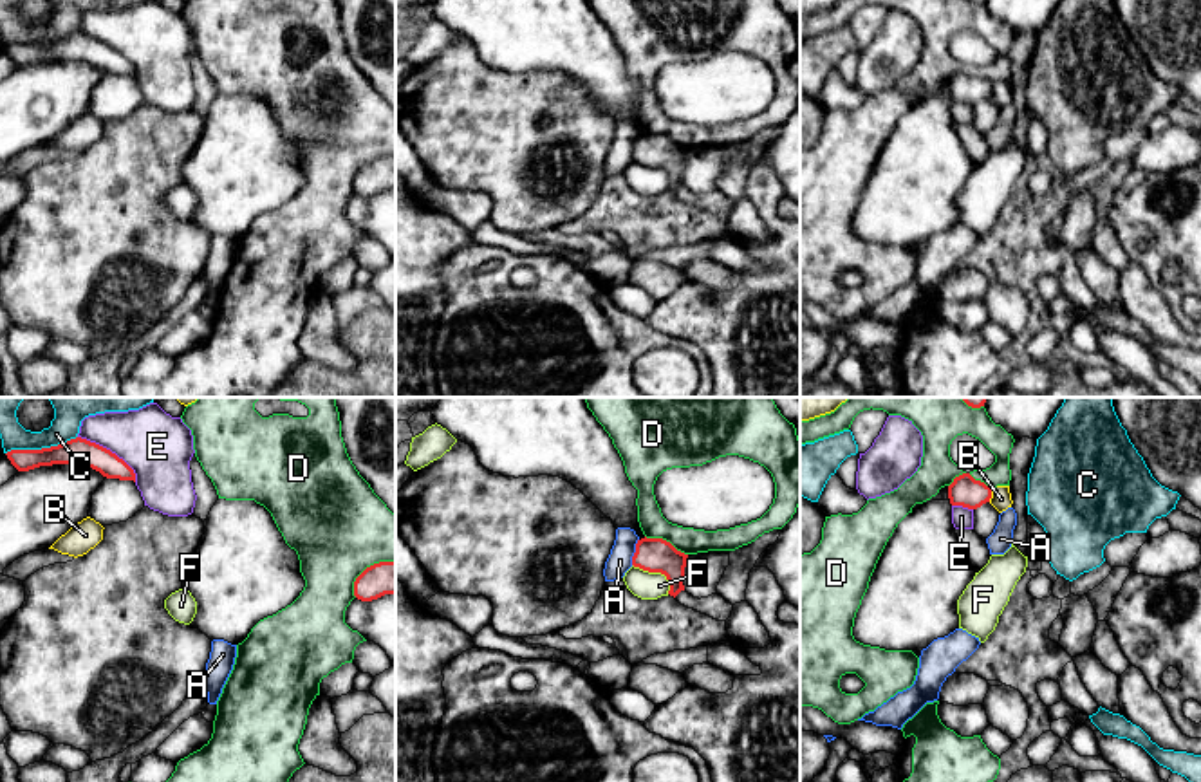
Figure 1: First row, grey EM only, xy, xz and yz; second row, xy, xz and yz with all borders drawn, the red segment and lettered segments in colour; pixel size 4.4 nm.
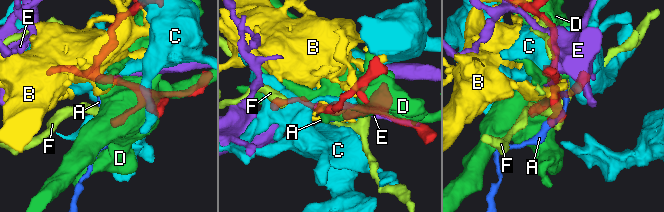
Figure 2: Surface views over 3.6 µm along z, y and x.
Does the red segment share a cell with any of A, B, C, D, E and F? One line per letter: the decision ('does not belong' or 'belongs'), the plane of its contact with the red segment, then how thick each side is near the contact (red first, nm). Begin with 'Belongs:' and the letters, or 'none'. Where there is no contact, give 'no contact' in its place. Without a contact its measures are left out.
Belongs: none
A: does not belong; meets red in xz; 160 nm thick on the red side, 110 nm on the other
B: does not belong; meets red in yz; 140 nm thick on the red side, 100 nm on the other
C: does not belong; meets red in xy; 120 nm thick on the red side, 130 nm on the other
D: does not belong; meets red in xz; 160 nm thick on the red side, 120 nm on the other
E: does not belong; meets red in xy; 120 nm thick on the red side, 300 nm on the other
F: does not belong; meets red in xz; 160 nm thick on the red side, 130 nm on the other

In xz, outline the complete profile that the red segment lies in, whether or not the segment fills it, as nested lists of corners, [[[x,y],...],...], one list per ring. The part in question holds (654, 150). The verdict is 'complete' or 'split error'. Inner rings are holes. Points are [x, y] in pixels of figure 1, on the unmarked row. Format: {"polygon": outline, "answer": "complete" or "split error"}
{"polygon": [[[641,134],[636,139],[632,161],[648,168],[661,168],[666,172],[670,191],[677,191],[684,186],[683,173],[688,150],[677,146],[670,137],[663,134]]], "answer": "complete"}

